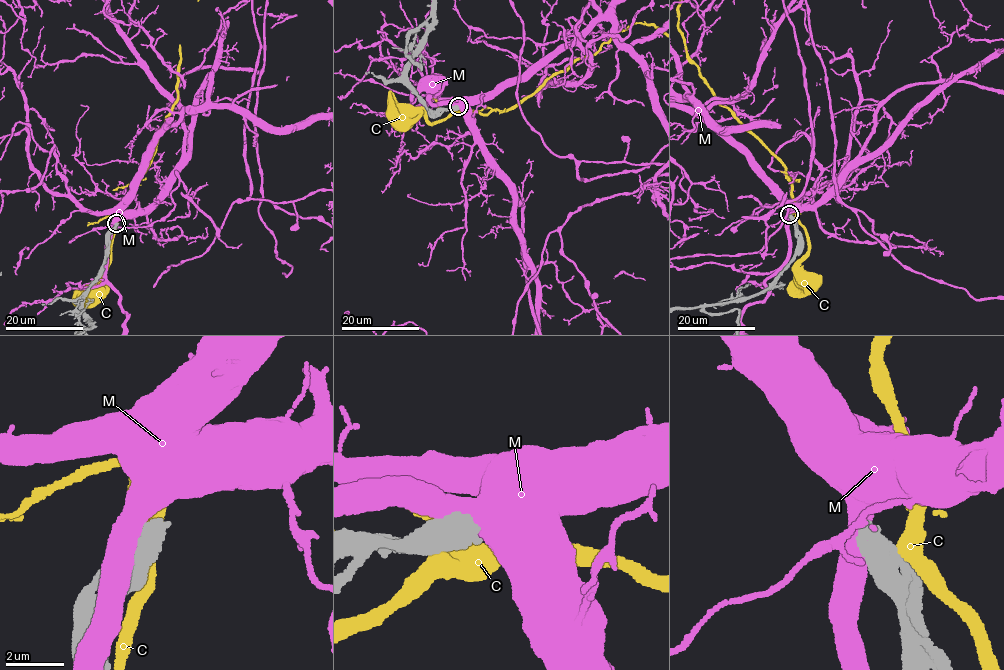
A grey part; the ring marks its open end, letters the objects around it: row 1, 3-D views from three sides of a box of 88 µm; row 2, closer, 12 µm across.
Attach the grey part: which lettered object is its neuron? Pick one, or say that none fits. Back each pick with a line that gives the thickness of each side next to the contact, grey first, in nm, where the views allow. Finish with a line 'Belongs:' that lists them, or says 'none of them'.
Belongs: none of them

